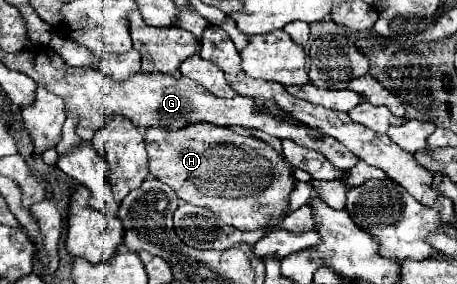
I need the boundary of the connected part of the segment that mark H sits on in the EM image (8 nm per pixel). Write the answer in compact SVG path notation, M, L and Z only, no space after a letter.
M208 122L186 124L176 132L170 132L164 126L150 126L144 130L144 140L150 158L150 172L168 184L184 202L212 210L218 218L238 230L252 230L252 224L264 226L272 216L284 214L288 196L294 188L294 178L284 156L266 142L236 134L226 126L208 126Z

